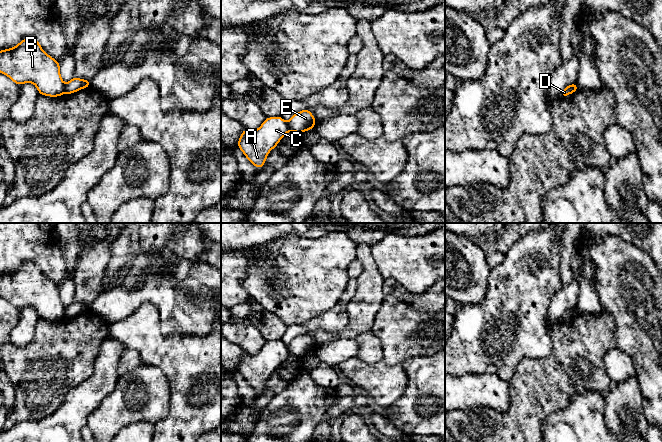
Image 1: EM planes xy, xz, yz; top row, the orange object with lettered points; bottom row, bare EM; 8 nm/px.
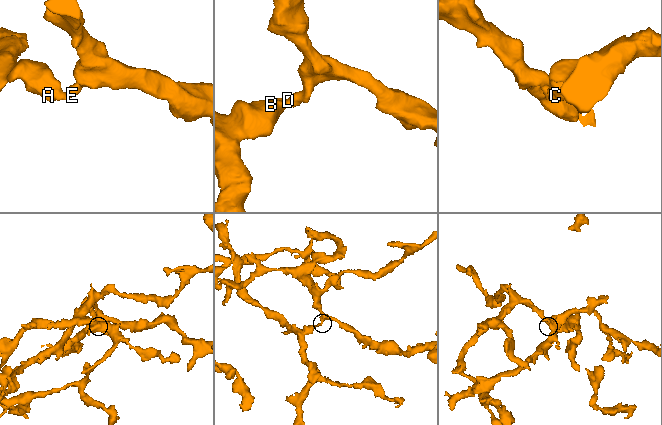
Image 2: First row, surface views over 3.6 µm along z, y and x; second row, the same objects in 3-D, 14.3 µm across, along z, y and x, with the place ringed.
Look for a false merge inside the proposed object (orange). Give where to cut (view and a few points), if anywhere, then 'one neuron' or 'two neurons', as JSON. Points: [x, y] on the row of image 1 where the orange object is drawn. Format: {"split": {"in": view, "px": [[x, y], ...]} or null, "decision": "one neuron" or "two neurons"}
{"split": {"in": "xy", "px": [[64, 84], [65, 92]]}, "decision": "two neurons"}

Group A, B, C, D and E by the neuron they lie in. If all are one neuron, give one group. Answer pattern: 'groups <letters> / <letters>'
groups A B C / D E

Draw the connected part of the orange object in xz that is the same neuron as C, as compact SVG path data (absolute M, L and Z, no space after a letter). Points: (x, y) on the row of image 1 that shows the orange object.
M281 116L266 117L258 129L244 128L237 146L256 168L261 169L269 152L276 148L289 131L288 123Z

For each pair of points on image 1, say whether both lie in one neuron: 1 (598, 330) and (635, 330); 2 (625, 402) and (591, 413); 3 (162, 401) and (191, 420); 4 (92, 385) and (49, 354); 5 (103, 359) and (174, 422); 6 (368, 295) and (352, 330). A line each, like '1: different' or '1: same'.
1: different
2: different
3: different
4: different
5: different
6: same

